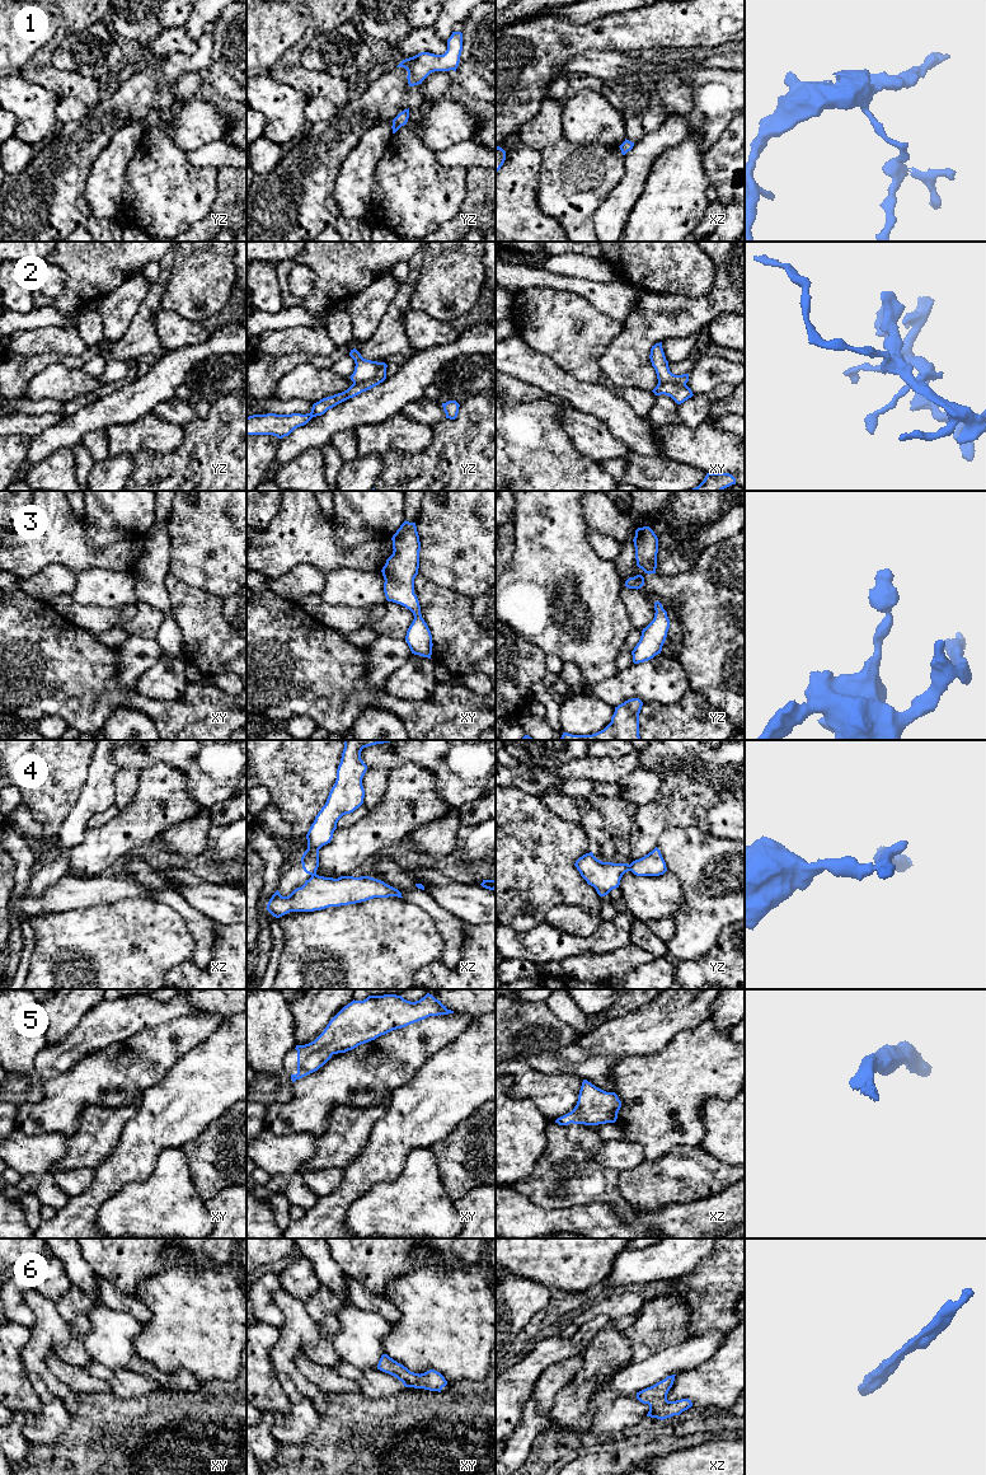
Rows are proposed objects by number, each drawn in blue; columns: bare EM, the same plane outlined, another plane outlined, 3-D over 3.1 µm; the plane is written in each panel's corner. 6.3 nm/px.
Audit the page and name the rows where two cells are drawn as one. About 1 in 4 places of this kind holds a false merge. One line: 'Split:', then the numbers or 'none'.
Split: 2, 4

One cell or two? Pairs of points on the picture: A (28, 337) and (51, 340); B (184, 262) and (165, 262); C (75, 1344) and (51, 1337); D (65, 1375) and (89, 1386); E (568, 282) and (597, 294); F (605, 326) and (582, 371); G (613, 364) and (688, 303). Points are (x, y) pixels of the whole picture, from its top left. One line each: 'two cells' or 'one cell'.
A: one cell
B: two cells
C: two cells
D: one cell
E: one cell
F: one cell
G: one cell

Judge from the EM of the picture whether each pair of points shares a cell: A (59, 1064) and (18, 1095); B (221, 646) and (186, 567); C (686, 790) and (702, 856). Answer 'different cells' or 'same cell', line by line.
A: same cell
B: different cells
C: different cells

